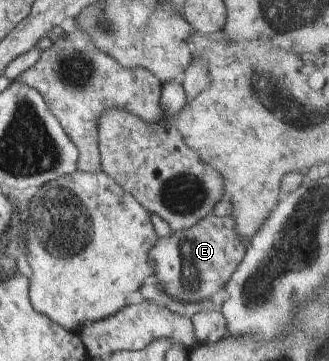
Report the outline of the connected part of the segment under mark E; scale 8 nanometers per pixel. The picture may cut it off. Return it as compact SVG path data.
M208 214L192 228L173 231L168 238L160 237L148 252L148 260L154 264L154 276L160 279L162 290L172 299L199 302L210 300L226 287L246 251L247 246L238 238L232 216Z

